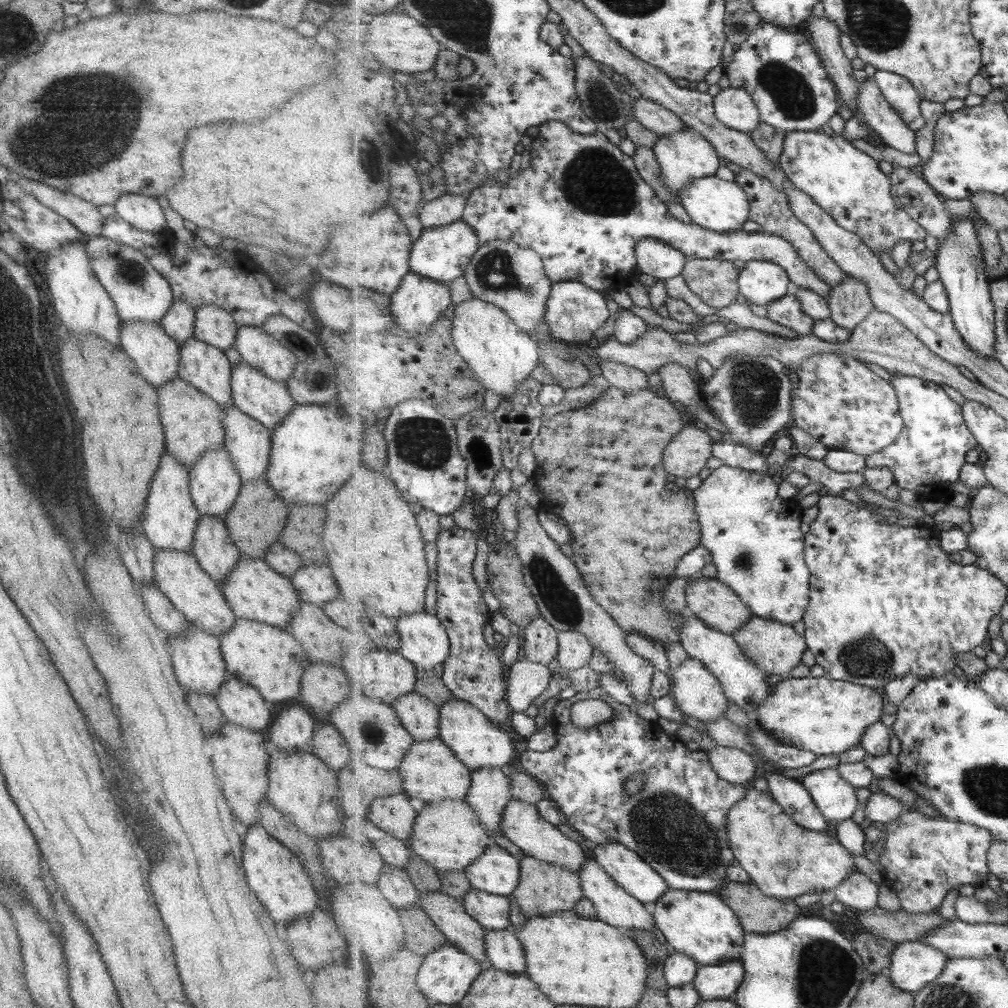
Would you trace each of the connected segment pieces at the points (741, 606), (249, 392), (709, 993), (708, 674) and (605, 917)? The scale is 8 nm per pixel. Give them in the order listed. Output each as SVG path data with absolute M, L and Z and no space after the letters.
M694 578L686 599L690 612L725 634L734 635L754 616L742 597L717 578Z
M239 362L239 364L231 366L229 382L231 402L235 408L239 409L243 414L247 414L249 418L257 420L259 424L263 424L270 431L291 412L291 408L296 404L293 397L287 392L285 383L267 378L265 374L247 363Z
M741 960L719 965L701 965L694 985L702 1000L732 1000L745 980Z
M688 655L687 659L673 670L671 677L673 681L671 696L674 697L677 709L684 715L692 716L703 723L715 722L717 718L725 717L730 699L727 698L722 687L722 681L703 662L690 658Z
M594 858L588 859L583 864L579 874L582 877L584 896L595 905L599 919L607 922L607 924L611 924L611 926L628 931L628 933L631 930L655 932L656 922L654 914L647 912L643 902L637 900L634 896L631 896L630 892L619 886L615 879Z

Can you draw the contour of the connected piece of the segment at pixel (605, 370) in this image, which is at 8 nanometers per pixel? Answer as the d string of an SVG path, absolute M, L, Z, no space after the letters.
M604 362L600 363L602 375L617 388L625 392L639 392L649 388L647 373L621 362Z

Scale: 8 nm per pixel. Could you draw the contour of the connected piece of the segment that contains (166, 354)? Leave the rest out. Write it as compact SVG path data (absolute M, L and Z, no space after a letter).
M122 322L119 328L119 346L122 354L127 355L136 364L141 378L156 389L177 376L179 344L167 336L157 322Z

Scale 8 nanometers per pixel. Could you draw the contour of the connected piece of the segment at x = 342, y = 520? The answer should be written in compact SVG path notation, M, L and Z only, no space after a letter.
M363 468L361 478L359 472L353 472L353 478L347 478L343 488L339 488L339 492L325 504L324 510L327 512L325 516L327 538L321 538L321 549L325 552L325 564L331 569L341 597L351 594L353 598L362 600L370 612L385 614L395 620L407 614L423 612L425 592L431 582L427 543L422 529L418 526L418 516L415 512L411 512L408 498L399 490L389 472L385 476Z

